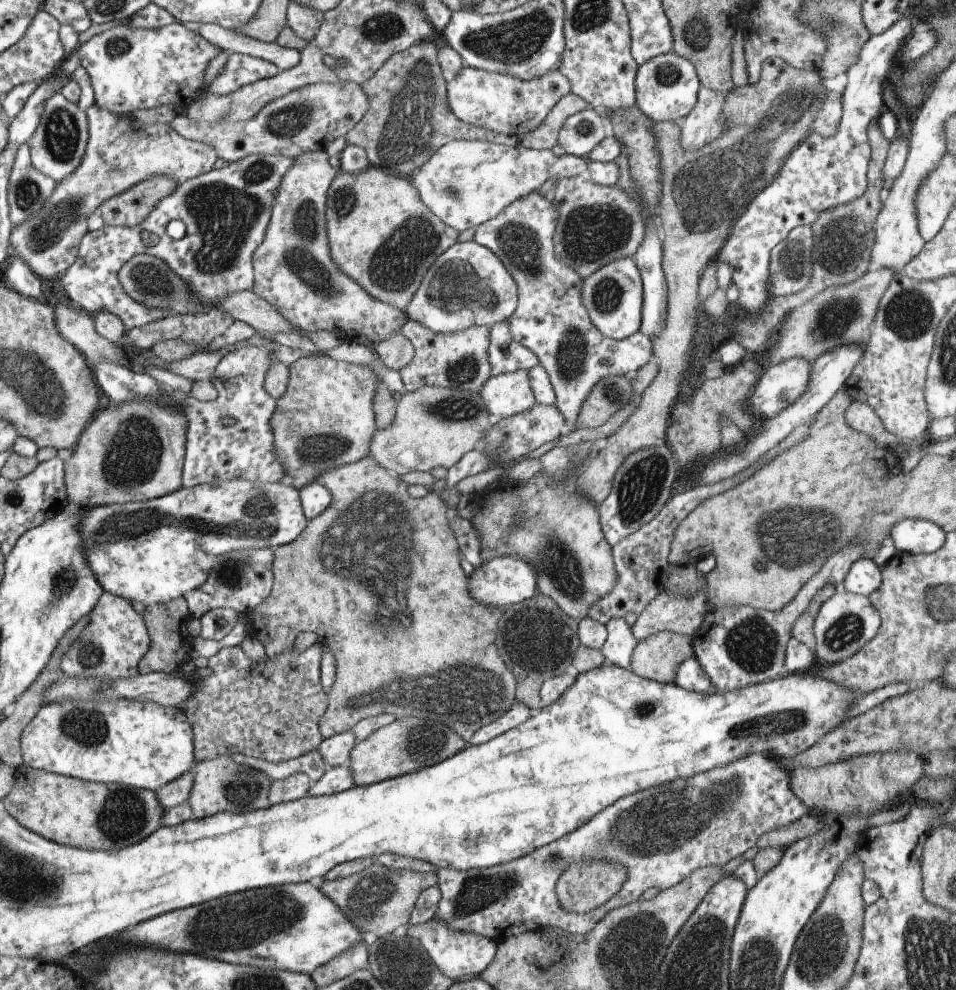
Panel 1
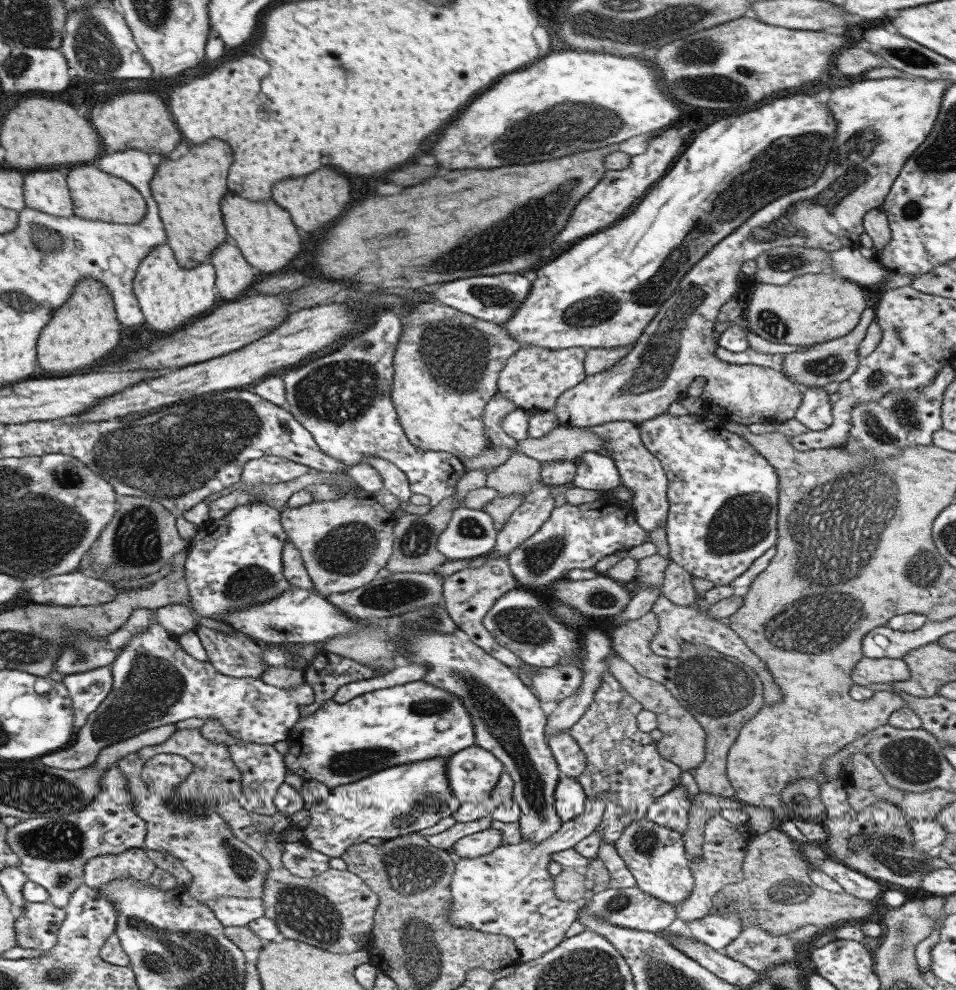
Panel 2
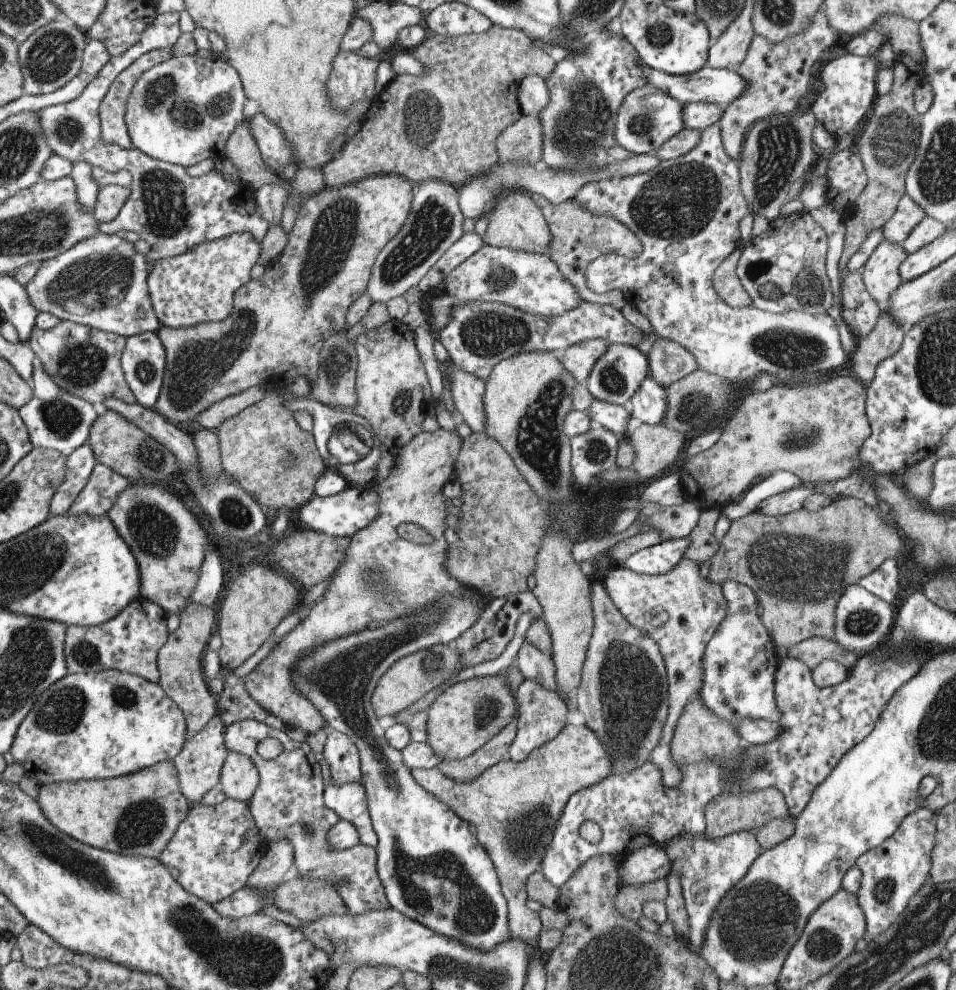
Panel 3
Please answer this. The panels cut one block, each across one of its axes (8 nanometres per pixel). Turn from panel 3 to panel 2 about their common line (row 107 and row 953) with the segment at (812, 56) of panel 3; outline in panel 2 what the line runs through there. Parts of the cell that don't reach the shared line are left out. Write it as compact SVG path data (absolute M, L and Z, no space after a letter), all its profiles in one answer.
M754 924L742 929L740 937L724 949L724 952L725 956L748 968L763 972L770 966L795 961L796 948L800 944L811 942L818 932L818 925L808 924L789 934L773 936L765 932L760 925Z

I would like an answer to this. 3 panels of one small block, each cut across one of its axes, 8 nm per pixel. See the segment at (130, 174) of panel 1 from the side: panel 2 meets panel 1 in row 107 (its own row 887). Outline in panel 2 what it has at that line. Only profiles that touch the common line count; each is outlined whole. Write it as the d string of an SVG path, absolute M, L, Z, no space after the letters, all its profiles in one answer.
M131 848L120 854L96 856L84 865L84 883L93 890L120 878L148 881L156 869L154 861L140 848Z

